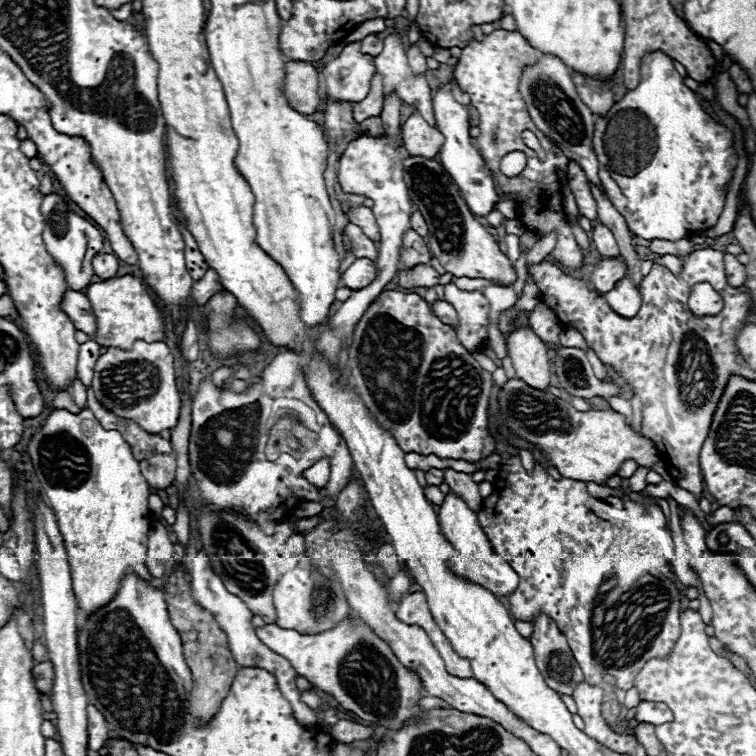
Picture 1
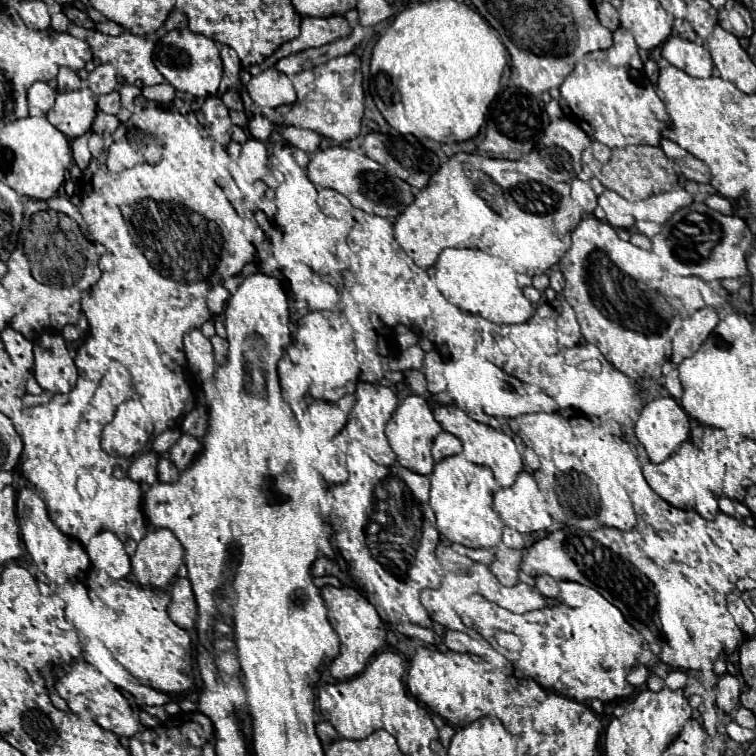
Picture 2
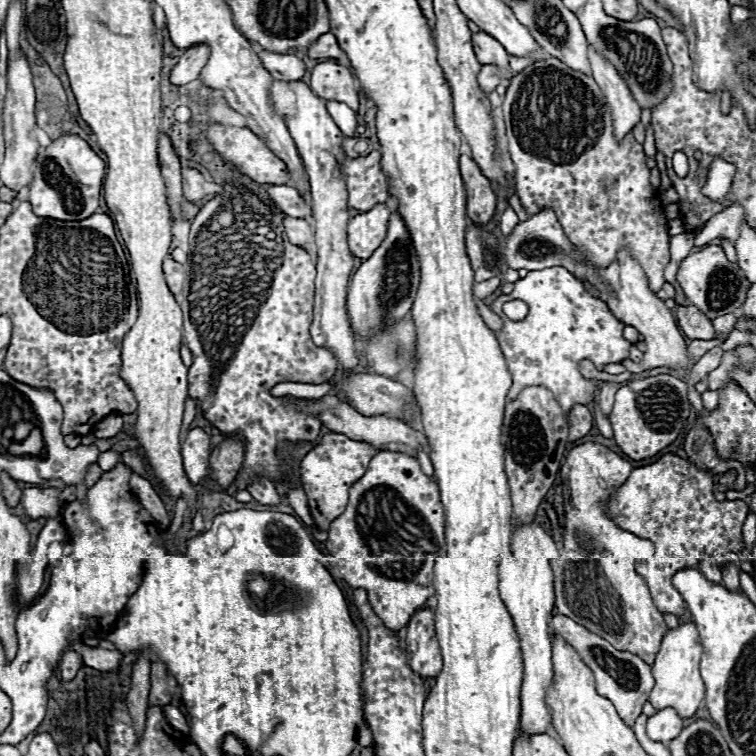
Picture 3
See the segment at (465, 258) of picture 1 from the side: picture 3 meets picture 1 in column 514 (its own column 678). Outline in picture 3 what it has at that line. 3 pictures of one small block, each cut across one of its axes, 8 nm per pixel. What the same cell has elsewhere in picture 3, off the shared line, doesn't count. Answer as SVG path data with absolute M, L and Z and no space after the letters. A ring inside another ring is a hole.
M712 244L690 254L688 258L684 258L676 278L682 286L682 290L686 292L686 298L710 320L716 320L718 316L738 310L744 304L746 290L750 286L744 272L726 258L726 254L720 246L712 246Z

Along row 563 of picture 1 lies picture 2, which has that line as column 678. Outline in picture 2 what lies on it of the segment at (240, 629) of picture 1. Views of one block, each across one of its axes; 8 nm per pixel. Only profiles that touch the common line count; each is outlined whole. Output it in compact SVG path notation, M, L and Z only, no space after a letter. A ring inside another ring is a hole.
M684 188L650 196L650 198L642 200L642 202L634 202L634 220L636 222L648 220L648 222L662 224L670 216L674 216L674 212L678 212L684 206L688 206L690 200L692 198Z

